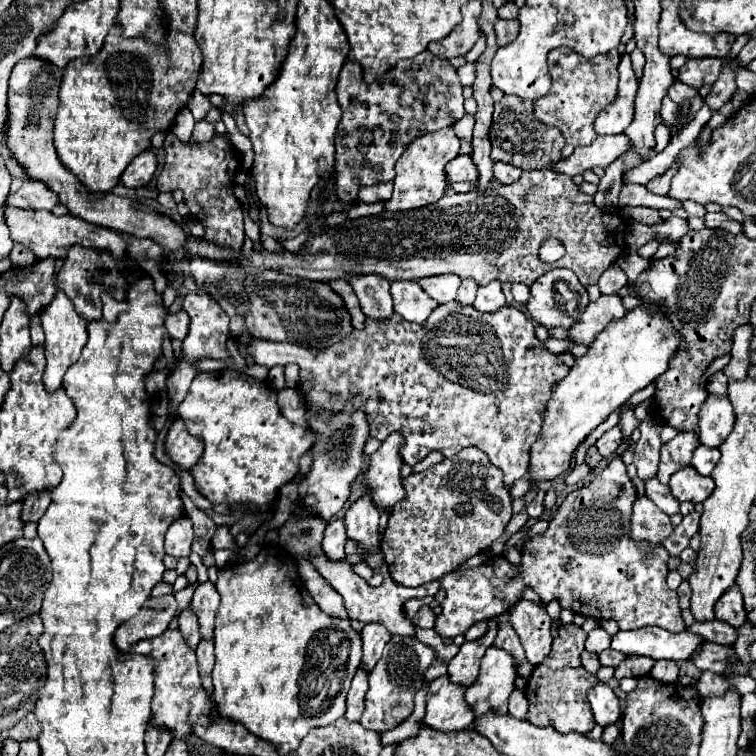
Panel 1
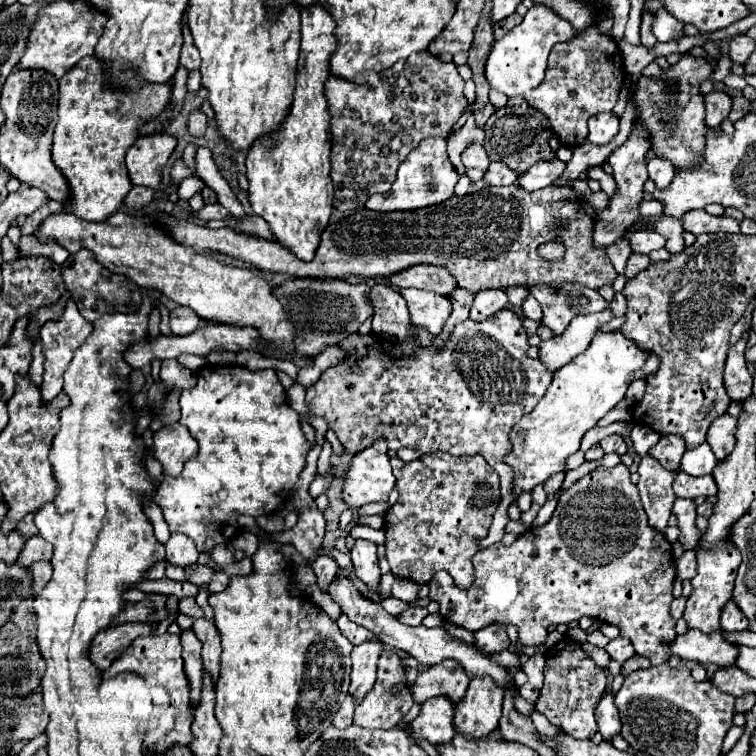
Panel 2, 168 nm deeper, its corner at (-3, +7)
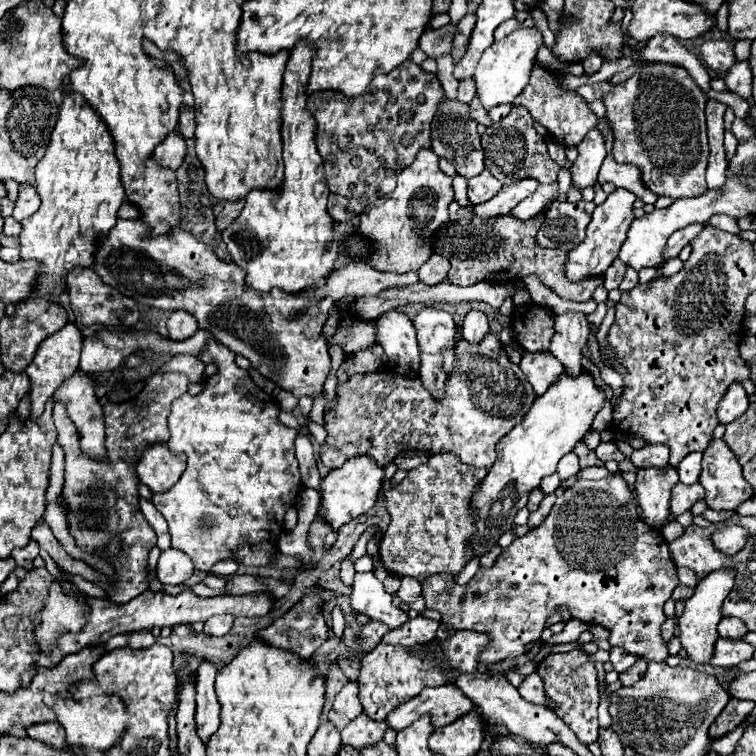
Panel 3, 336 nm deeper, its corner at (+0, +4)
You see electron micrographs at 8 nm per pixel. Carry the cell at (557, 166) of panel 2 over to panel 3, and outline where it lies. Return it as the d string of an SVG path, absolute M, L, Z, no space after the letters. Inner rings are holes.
M521 178L521 180L513 182L511 186L503 186L501 192L497 196L493 196L489 202L477 204L475 212L485 218L509 214L521 200L531 196L537 190L537 186L539 186L539 182L535 178Z

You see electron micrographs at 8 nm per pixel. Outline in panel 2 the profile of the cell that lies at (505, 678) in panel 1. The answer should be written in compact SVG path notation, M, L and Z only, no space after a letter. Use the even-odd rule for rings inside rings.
M490 677L470 681L466 695L456 703L454 729L468 739L484 739L496 727L502 713L502 689Z

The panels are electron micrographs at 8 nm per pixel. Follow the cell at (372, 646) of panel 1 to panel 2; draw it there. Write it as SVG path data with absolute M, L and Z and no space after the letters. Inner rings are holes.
M370 641L352 649L352 675L348 695L360 703L376 681L376 663L382 651L380 641Z

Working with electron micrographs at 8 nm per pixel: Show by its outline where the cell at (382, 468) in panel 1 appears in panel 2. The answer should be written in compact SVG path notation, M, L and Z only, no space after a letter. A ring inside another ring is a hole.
M378 439L352 457L342 487L342 499L346 505L362 507L374 501L388 501L394 487L394 475L386 453L386 441Z

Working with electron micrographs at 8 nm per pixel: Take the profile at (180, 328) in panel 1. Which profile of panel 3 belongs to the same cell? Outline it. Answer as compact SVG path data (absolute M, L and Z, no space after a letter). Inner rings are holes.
M175 310L167 320L167 330L169 330L171 340L185 340L193 336L199 330L199 326L197 326L197 320L189 312Z

